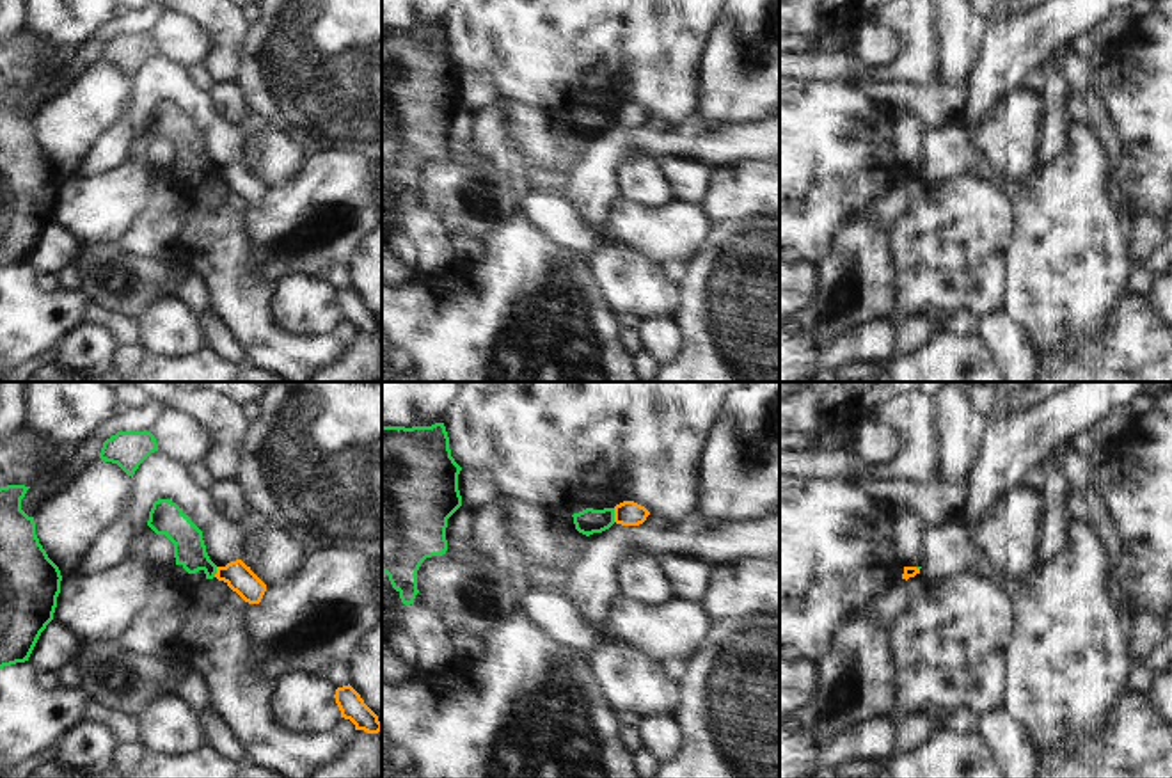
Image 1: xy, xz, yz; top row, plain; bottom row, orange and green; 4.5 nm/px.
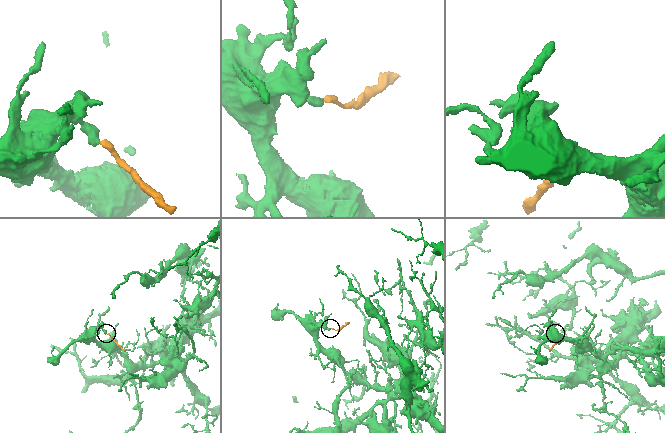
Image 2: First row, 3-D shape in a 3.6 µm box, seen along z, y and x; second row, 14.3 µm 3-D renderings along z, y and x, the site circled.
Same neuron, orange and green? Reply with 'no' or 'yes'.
no

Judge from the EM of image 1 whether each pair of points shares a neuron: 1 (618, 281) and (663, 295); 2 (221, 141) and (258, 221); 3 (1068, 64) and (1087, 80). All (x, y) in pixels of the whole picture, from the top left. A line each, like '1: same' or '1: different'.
1: same
2: different
3: same

